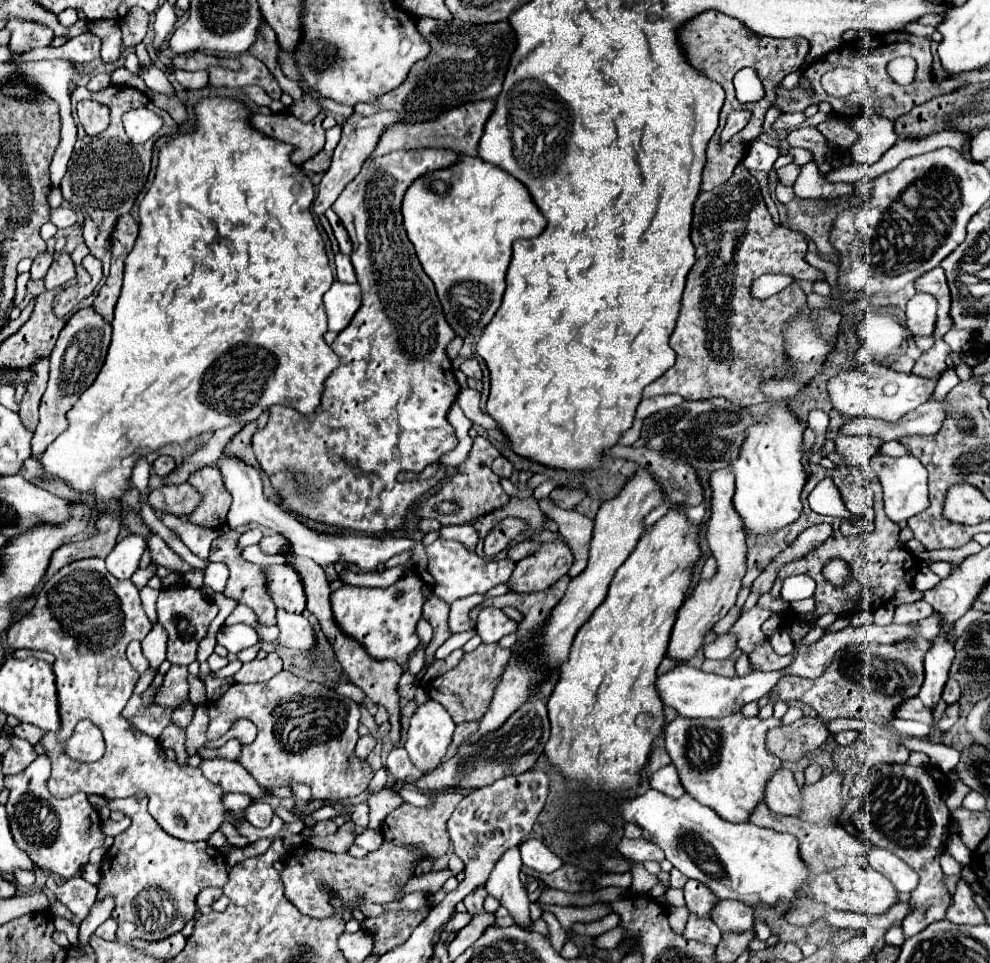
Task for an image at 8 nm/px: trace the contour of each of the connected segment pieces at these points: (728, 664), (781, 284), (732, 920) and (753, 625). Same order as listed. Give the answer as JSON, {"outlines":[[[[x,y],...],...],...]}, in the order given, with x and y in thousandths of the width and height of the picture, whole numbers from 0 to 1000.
{"outlines":[[[[714,684],[708,695],[712,699],[722,699],[722,701],[730,701],[730,703],[740,703],[742,701],[742,688],[738,684],[728,684],[728,686]]],[[[769,286],[761,294],[761,306],[765,310],[775,310],[775,308],[781,308],[783,304],[791,302],[799,294],[801,294],[801,288],[797,288],[797,286]]],[[[726,936],[720,946],[720,958],[728,967],[763,967],[761,963],[761,942],[746,936]]],[[[761,630],[759,634],[751,637],[742,649],[736,653],[738,659],[744,661],[744,672],[759,680],[763,676],[765,670],[769,670],[773,666],[773,657],[769,653],[769,647],[779,639],[779,634],[775,632],[767,632],[767,630]]]]}

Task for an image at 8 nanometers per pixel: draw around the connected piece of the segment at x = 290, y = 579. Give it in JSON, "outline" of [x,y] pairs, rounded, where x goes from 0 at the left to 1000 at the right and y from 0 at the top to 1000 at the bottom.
{"outline":[[[266,587],[268,610],[276,626],[292,637],[304,637],[308,632],[308,616],[302,597],[292,587]]]}

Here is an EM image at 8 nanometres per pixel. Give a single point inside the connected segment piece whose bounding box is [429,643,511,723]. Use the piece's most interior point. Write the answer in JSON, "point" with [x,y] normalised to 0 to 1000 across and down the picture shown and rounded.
{"point":[470,718]}

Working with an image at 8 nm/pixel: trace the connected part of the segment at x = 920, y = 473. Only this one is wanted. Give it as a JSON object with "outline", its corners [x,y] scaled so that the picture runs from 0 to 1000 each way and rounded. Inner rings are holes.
{"outline":[[[884,470],[878,479],[880,487],[888,495],[892,504],[892,520],[894,520],[894,533],[898,539],[904,543],[914,541],[938,526],[936,518],[936,487],[924,477],[922,472],[912,472],[912,475],[898,475],[892,470]]]}

